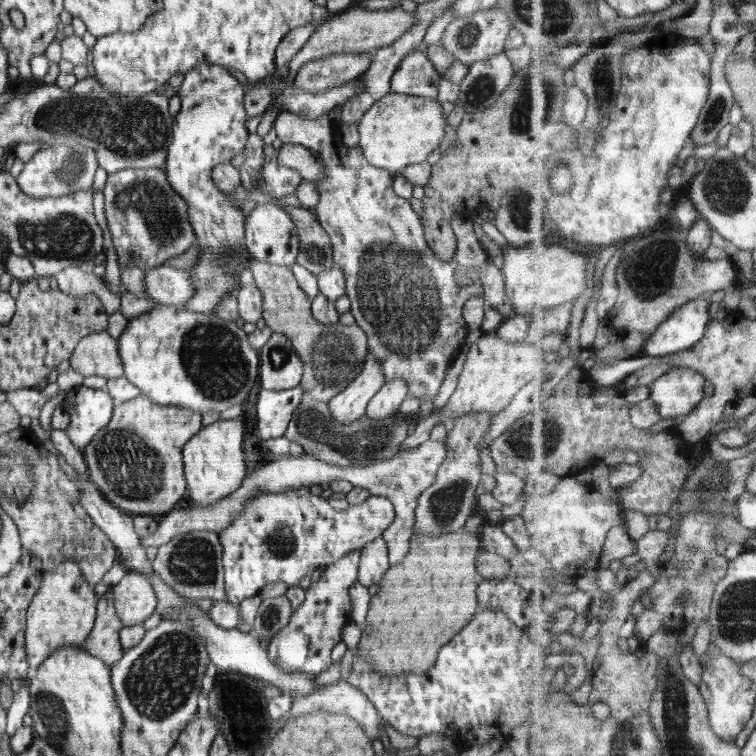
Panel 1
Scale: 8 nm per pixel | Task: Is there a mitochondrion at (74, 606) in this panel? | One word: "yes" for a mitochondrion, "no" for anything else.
no

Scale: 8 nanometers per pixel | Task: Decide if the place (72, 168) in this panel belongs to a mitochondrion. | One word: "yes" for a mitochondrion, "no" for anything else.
yes

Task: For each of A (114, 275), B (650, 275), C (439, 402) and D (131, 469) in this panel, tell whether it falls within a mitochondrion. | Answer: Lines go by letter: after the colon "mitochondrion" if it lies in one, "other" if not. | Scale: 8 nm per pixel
A: other
B: mitochondrion
C: other
D: mitochondrion

